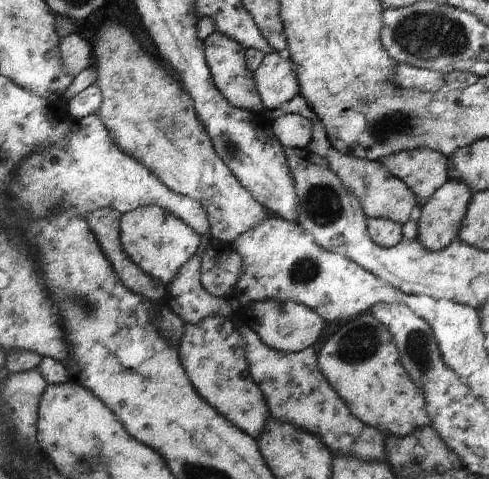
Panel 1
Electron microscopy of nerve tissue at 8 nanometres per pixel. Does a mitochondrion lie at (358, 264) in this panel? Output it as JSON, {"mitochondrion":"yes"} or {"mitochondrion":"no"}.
{"mitochondrion":"no"}

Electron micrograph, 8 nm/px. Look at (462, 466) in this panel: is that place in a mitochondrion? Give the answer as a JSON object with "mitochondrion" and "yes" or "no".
{"mitochondrion":"no"}

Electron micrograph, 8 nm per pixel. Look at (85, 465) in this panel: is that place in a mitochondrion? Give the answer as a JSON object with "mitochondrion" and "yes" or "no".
{"mitochondrion":"yes"}

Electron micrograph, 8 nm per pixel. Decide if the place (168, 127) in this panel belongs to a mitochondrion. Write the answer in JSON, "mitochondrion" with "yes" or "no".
{"mitochondrion":"yes"}

